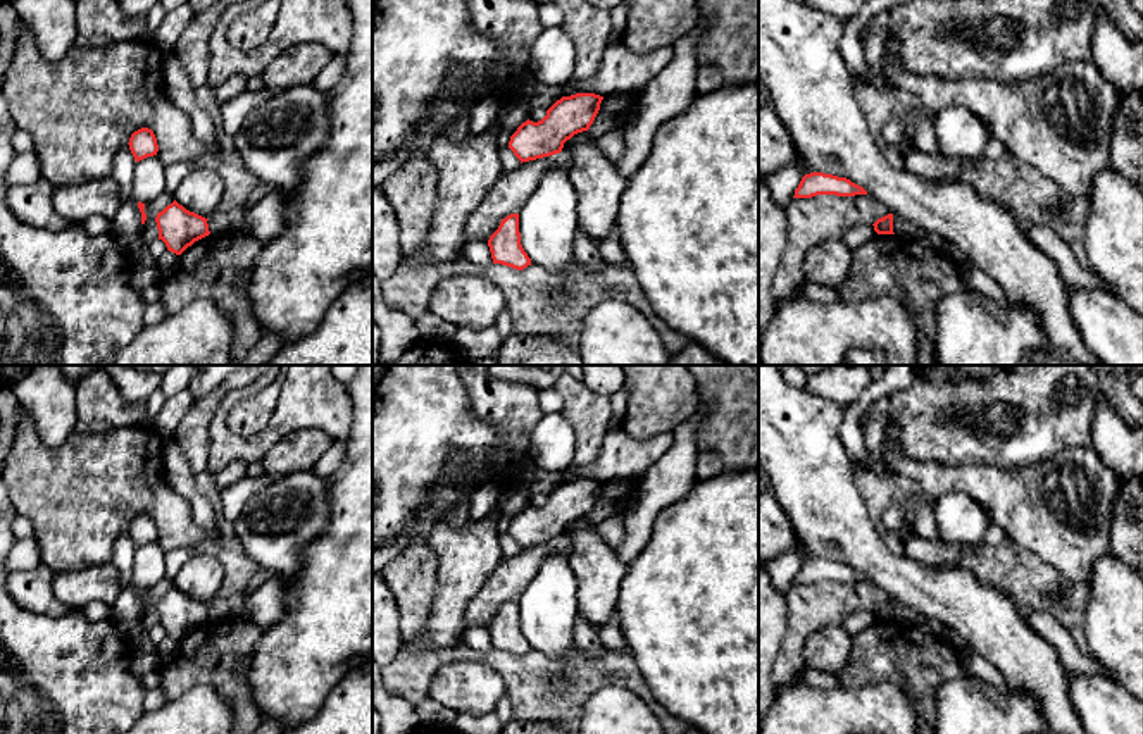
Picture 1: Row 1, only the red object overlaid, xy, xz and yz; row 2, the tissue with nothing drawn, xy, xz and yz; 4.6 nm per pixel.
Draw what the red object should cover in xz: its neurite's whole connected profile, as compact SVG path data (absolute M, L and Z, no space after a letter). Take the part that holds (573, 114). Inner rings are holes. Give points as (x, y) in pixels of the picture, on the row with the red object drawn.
M595 93L562 96L541 121L522 122L510 136L509 148L521 164L560 153L567 140L590 129L602 100L603 96Z

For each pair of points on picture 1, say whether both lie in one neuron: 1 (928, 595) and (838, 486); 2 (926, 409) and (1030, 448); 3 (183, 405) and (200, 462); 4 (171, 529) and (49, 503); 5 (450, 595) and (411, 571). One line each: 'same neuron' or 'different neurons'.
1: same neuron
2: same neuron
3: different neurons
4: same neuron
5: different neurons

